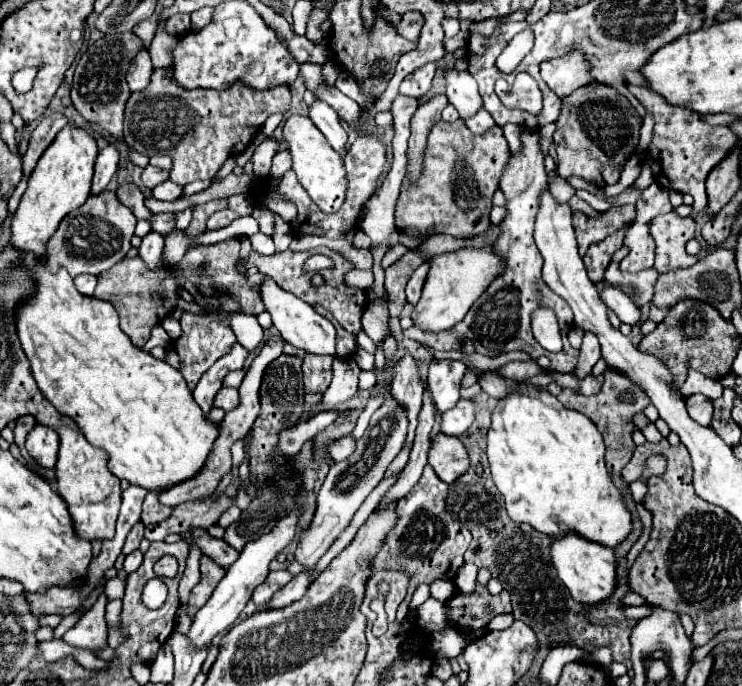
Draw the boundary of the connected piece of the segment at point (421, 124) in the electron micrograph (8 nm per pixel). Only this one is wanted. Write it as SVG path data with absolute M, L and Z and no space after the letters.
M434 95L426 103L422 103L412 117L412 135L408 141L408 175L416 179L422 169L422 153L426 145L428 131L436 121L440 121L442 109L448 105L446 95Z

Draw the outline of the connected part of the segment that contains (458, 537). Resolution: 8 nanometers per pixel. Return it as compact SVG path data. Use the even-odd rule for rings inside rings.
M426 465L424 473L422 473L420 481L414 485L414 489L396 503L396 515L398 515L396 525L388 531L388 537L384 539L376 557L372 559L372 573L376 573L376 571L404 571L410 577L408 597L404 599L404 605L406 605L406 601L412 599L412 593L420 583L432 583L442 577L454 579L458 569L464 563L462 557L470 545L470 531L462 523L454 523L452 517L446 513L446 509L444 509L446 491L448 491L448 485L444 481L440 481L440 477L436 477L436 473L430 465Z

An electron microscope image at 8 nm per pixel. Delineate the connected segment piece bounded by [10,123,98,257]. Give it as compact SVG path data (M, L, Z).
M68 123L56 135L56 139L48 145L38 165L34 167L28 181L28 189L22 195L20 207L14 213L10 245L34 251L36 255L44 257L46 239L56 231L56 225L62 221L62 217L72 209L80 207L88 199L96 155L98 155L96 139L84 129Z

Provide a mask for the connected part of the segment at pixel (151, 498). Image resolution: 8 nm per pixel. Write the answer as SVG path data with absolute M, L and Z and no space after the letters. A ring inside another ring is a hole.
M150 491L144 499L144 507L142 507L142 523L144 525L150 525L150 523L160 523L164 521L166 517L172 515L174 507L168 507L168 505L162 505L158 501L158 495L162 491Z

